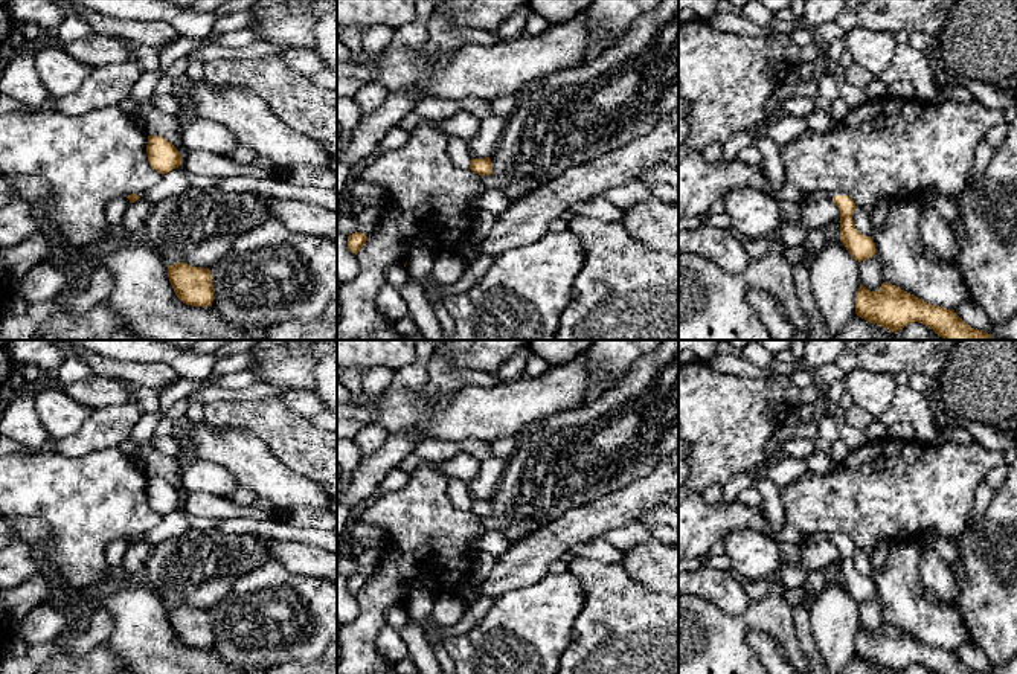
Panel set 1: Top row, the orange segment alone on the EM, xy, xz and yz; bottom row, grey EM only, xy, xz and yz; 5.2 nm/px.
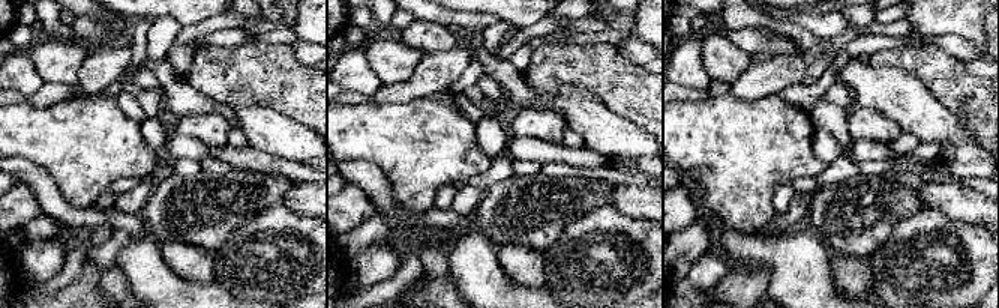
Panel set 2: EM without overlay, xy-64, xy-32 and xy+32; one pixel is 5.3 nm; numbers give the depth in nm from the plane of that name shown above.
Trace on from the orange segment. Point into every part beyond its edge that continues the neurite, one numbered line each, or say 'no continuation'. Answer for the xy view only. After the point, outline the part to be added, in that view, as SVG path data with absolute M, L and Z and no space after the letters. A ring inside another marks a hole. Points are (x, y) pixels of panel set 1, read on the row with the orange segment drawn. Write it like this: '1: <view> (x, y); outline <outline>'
no continuation

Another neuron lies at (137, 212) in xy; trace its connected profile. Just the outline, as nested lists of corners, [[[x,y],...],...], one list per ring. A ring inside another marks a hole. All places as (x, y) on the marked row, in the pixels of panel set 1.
[[[142,197],[137,201],[130,203],[122,221],[125,232],[133,236],[140,235],[151,209],[152,203]]]

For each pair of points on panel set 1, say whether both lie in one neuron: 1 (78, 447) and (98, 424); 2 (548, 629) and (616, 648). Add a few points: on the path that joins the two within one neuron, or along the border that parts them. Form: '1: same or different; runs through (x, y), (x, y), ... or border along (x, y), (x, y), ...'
1: same; runs through (84, 441), (95, 430)
2: different; border along (586, 601), (575, 621), (571, 642), (560, 657)

